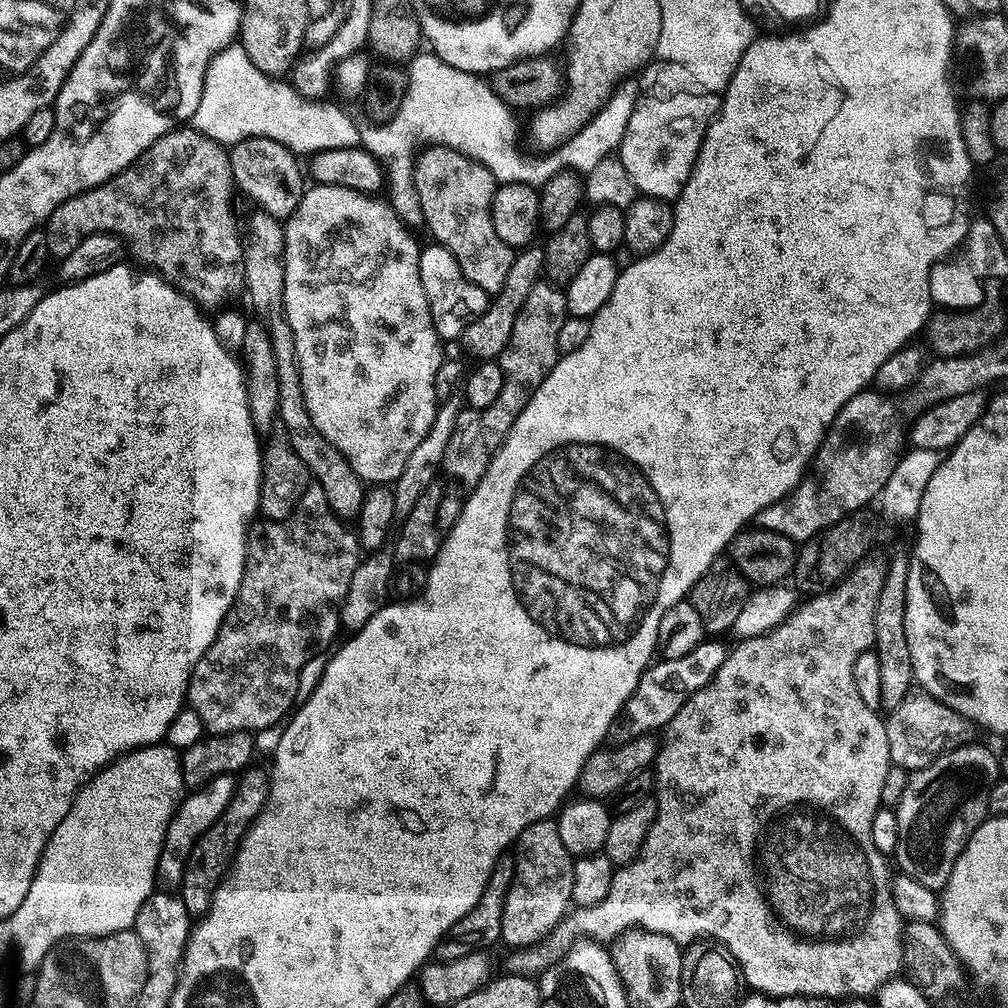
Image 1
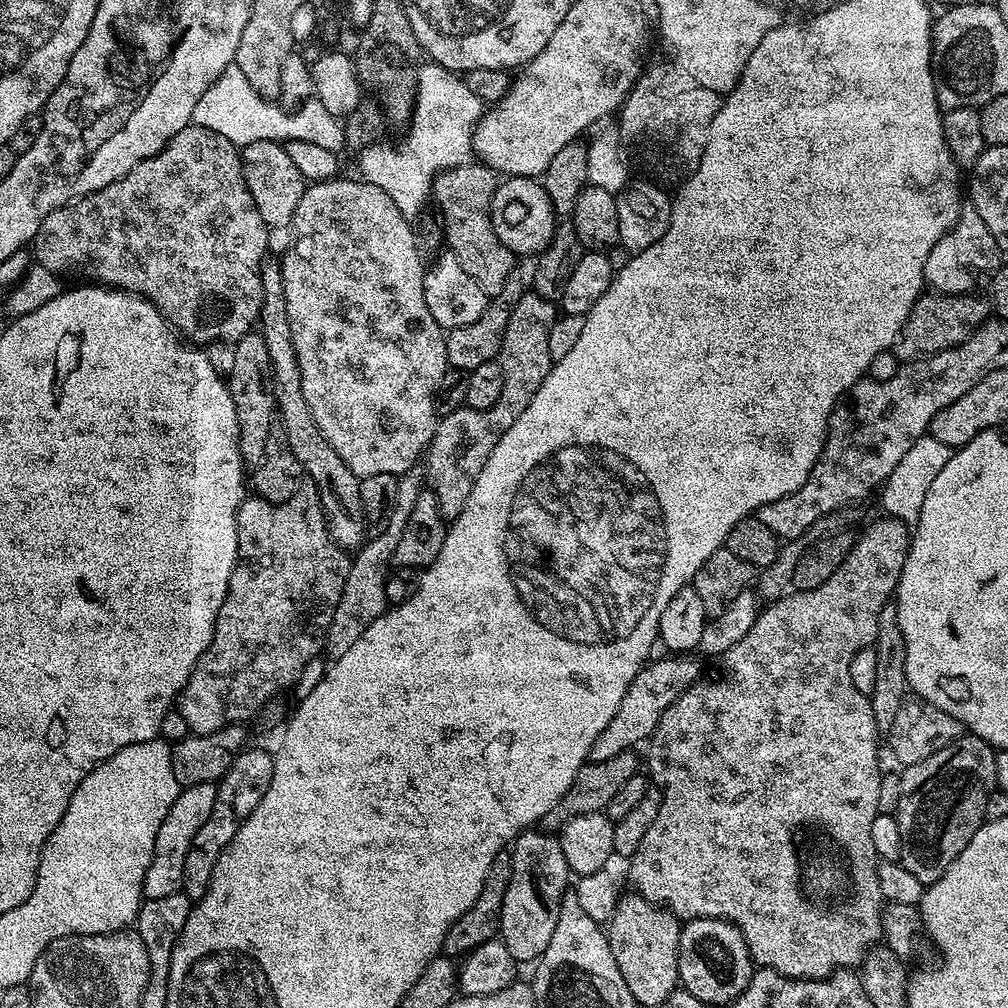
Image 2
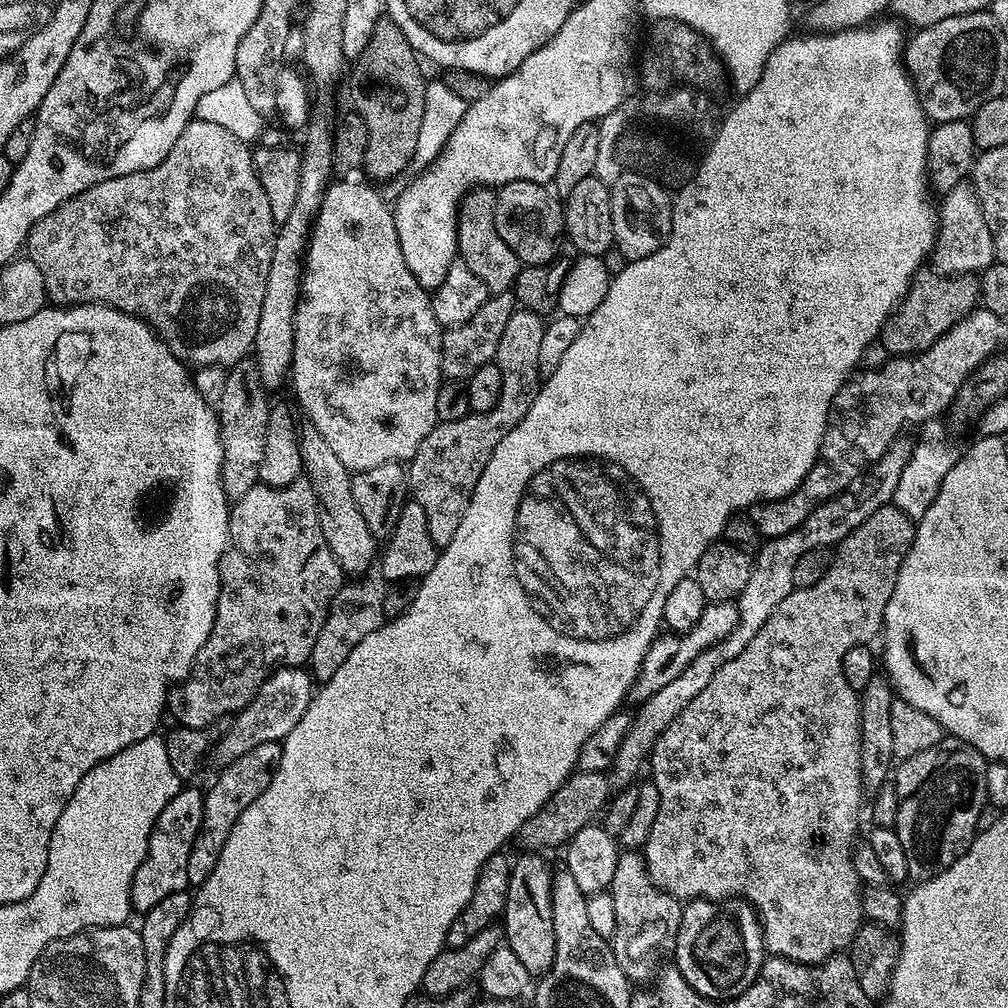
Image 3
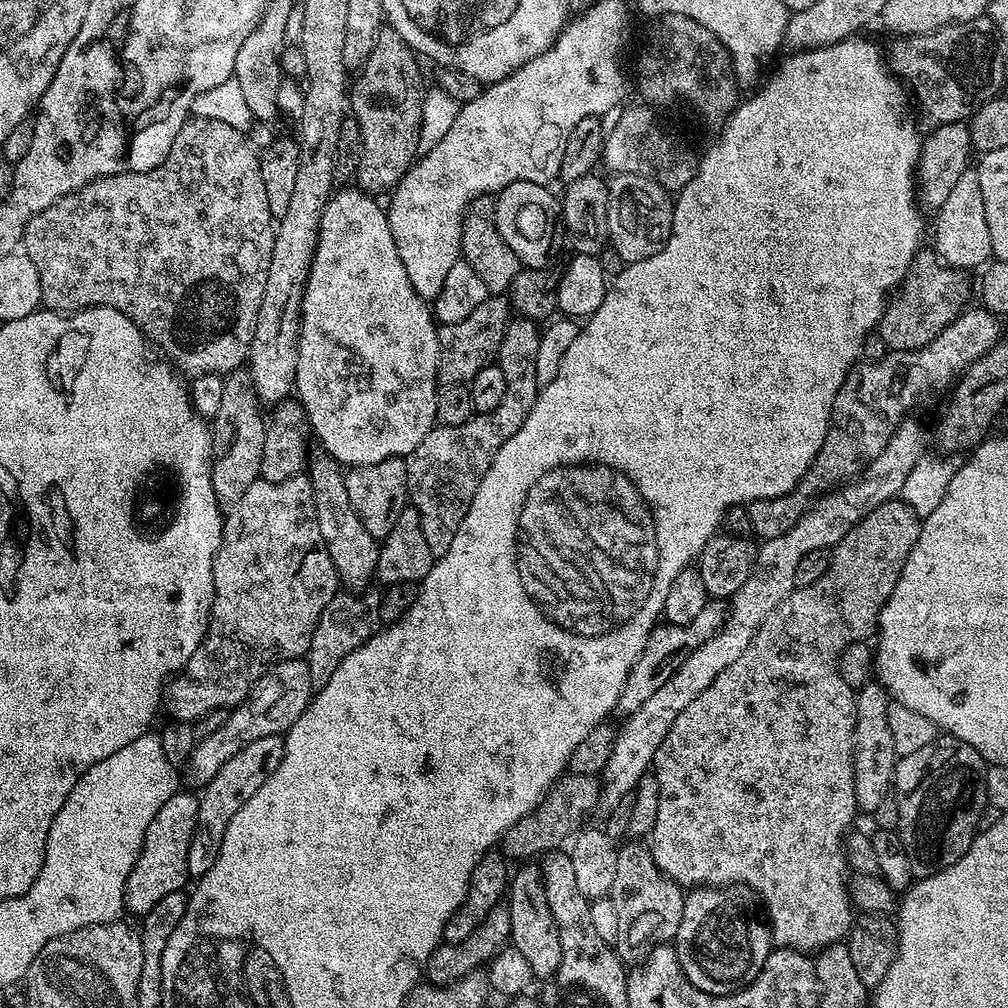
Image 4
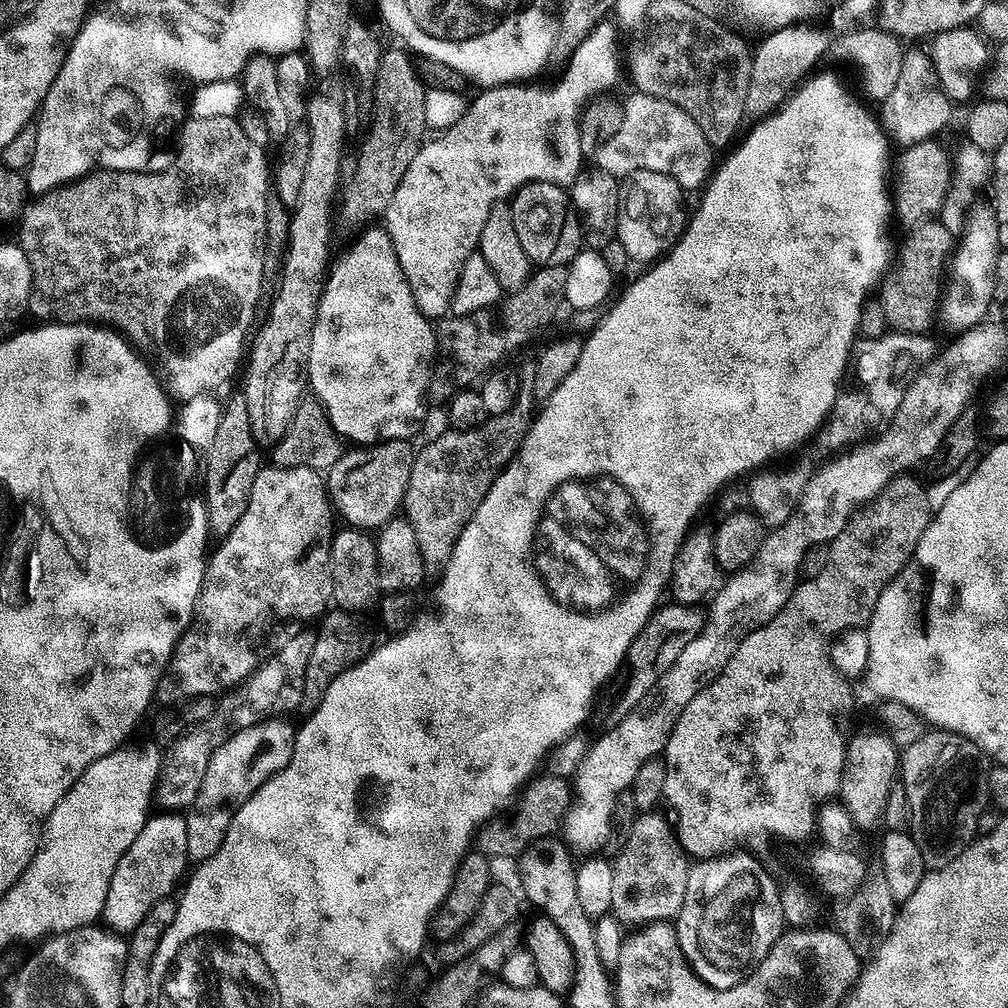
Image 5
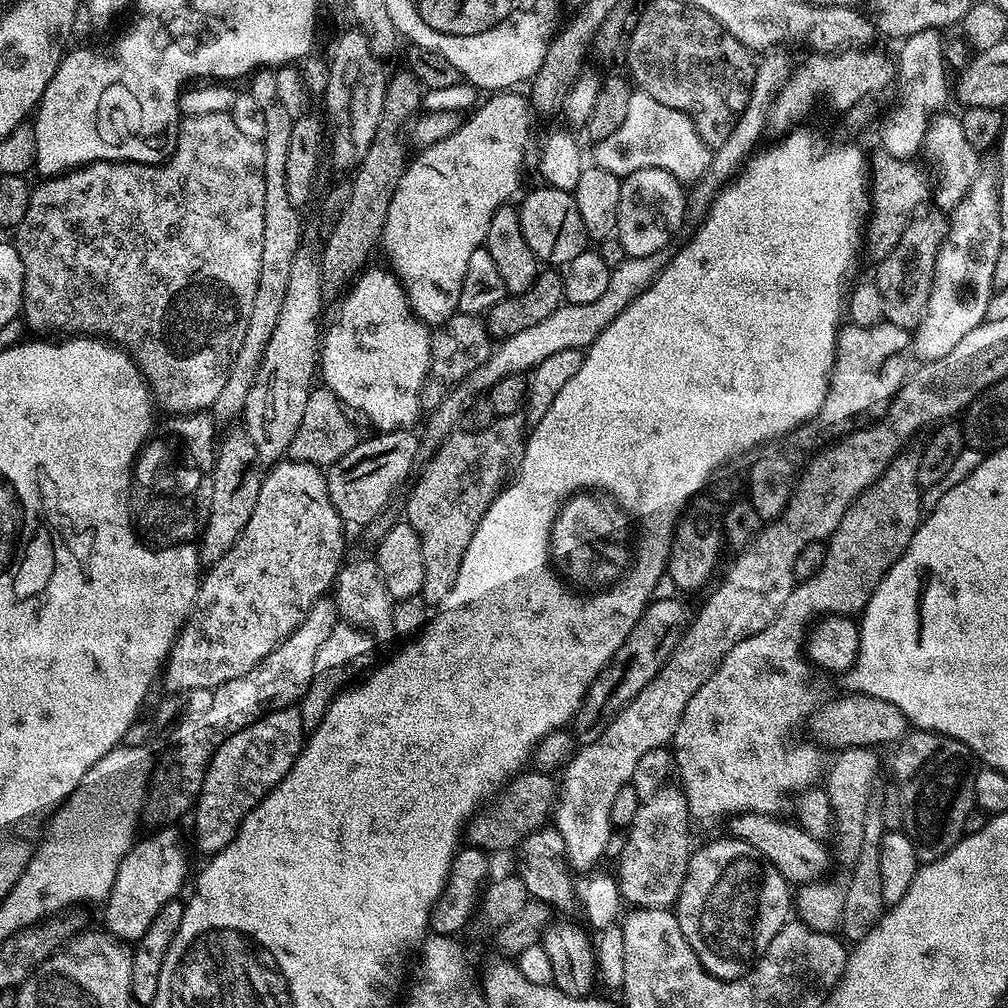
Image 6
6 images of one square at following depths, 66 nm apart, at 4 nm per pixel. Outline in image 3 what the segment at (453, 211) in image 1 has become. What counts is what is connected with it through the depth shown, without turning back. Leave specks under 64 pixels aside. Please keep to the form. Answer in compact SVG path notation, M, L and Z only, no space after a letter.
M476 186L464 193L460 207L456 209L456 246L459 259L477 278L487 286L489 293L509 291L516 283L516 276L520 273L521 262L498 238L498 226L494 226L494 210L496 209L496 192L488 186Z

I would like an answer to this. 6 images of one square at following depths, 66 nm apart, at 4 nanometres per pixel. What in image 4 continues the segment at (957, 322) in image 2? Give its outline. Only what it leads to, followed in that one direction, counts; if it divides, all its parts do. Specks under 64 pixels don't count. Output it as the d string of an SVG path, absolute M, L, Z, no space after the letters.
M938 255L928 260L928 268L920 268L915 256L909 273L904 277L896 295L887 301L877 325L881 343L889 351L924 349L965 311L970 296L969 273L965 269L949 268Z

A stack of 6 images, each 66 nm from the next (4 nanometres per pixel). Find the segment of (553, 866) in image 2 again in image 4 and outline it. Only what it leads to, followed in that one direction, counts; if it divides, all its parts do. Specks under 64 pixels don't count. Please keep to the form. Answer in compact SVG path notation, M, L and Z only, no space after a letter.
M524 862L519 866L521 868L517 872L515 869L514 875L511 877L510 891L506 896L506 907L510 914L510 944L518 954L522 954L523 958L526 958L535 977L539 972L545 972L548 978L552 978L560 969L562 946L558 942L558 930L554 926L554 918L550 914L550 902L546 898L544 874L541 865L536 862Z

